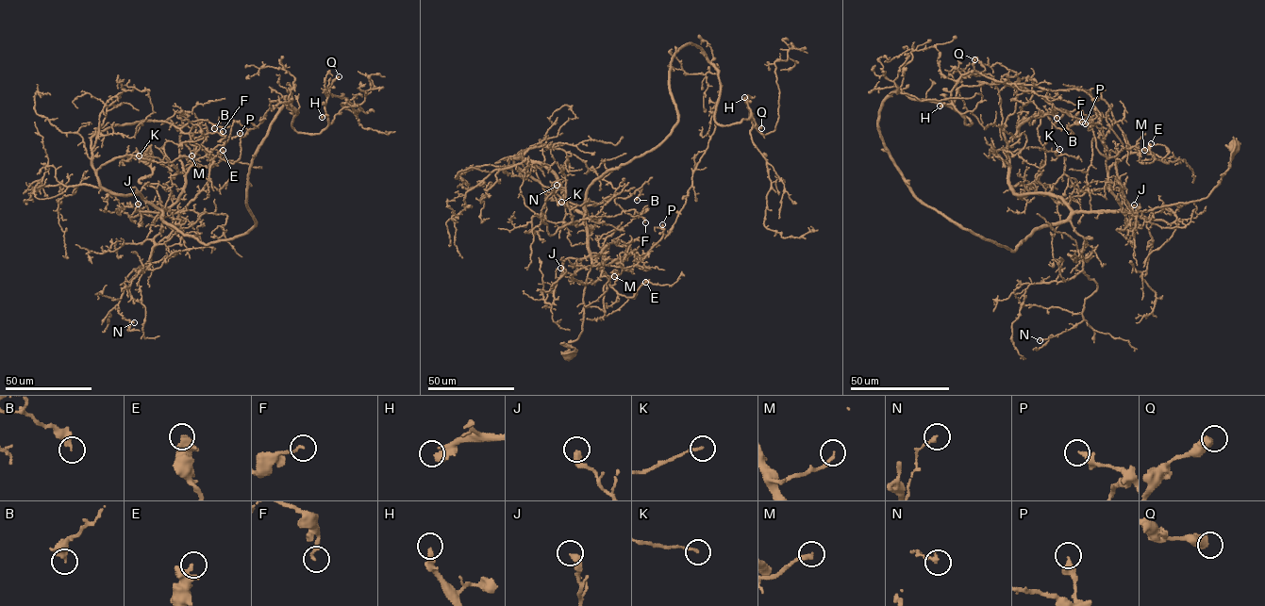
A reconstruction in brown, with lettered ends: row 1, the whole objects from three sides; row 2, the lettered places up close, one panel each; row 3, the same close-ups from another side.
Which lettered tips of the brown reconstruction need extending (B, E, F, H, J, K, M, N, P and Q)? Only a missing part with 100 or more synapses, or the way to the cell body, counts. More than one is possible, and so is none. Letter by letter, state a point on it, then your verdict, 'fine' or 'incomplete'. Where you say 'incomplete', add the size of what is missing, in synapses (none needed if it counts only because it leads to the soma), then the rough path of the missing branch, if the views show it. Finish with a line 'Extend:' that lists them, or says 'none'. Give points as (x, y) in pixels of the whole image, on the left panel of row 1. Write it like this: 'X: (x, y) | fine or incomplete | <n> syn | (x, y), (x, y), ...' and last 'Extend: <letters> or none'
B: (214, 128) | fine
E: (223, 150) | fine
F: (223, 131) | fine
H: (322, 117) | incomplete | 200 syn | (322, 117), (321, 104), (313, 98), (314, 75), (340, 62), (341, 71), (347, 77)
J: (138, 204) | fine
K: (139, 155) | fine
M: (191, 155) | fine
N: (134, 322) | fine
P: (240, 133) | fine
Q: (339, 76) | fine
Extend: H

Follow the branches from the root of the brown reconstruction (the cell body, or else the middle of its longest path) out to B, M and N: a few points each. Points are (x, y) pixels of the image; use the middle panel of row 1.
B: (567, 354), (591, 263), (585, 220), (552, 172), (514, 156), (572, 203), (638, 189), (637, 200)
M: (567, 354), (574, 349), (561, 343), (582, 331), (591, 258), (607, 245), (602, 270), (607, 279), (614, 276)
N: (567, 354), (591, 261), (585, 211), (553, 235), (540, 222), (557, 185)

